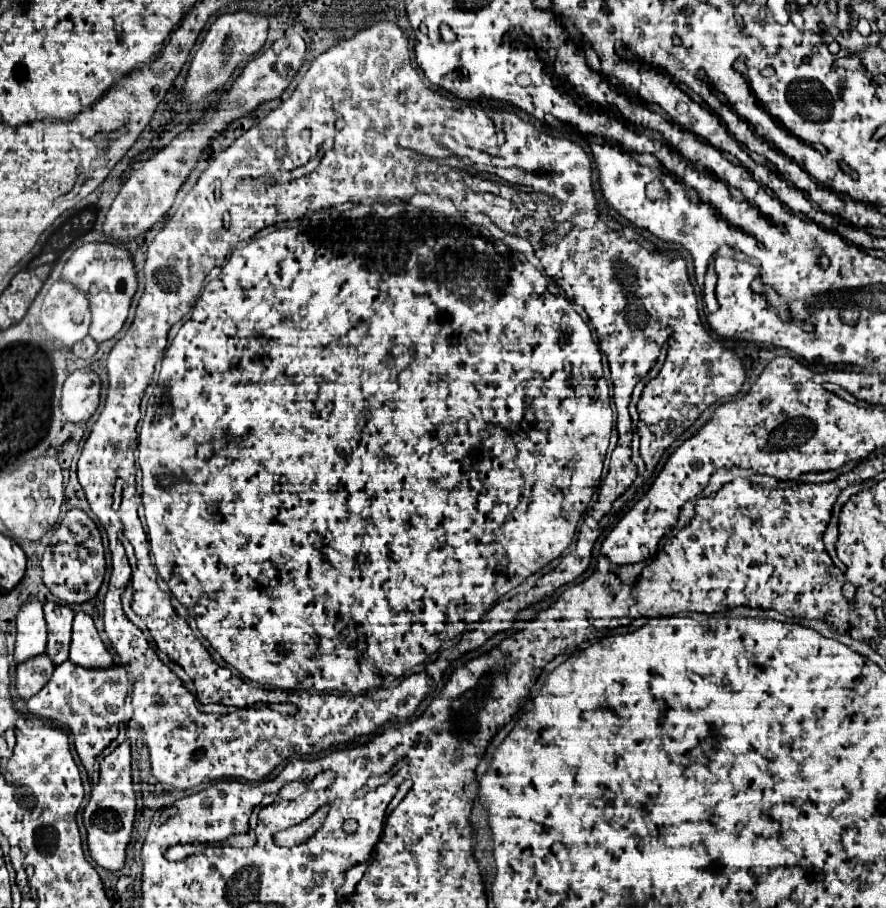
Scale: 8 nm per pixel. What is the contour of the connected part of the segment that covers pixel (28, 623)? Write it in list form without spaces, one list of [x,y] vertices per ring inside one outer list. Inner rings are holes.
[[[28,599],[16,617],[16,661],[26,661],[28,657],[36,657],[46,649],[46,621],[42,613],[42,603],[36,599]]]

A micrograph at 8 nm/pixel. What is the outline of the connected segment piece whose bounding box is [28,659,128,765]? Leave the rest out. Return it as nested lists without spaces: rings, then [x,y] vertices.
[[[70,659],[60,663],[52,679],[28,699],[28,711],[34,717],[64,725],[72,737],[84,765],[94,765],[102,751],[118,737],[124,723],[124,699],[128,693],[128,677],[120,665],[108,669],[84,669]]]

